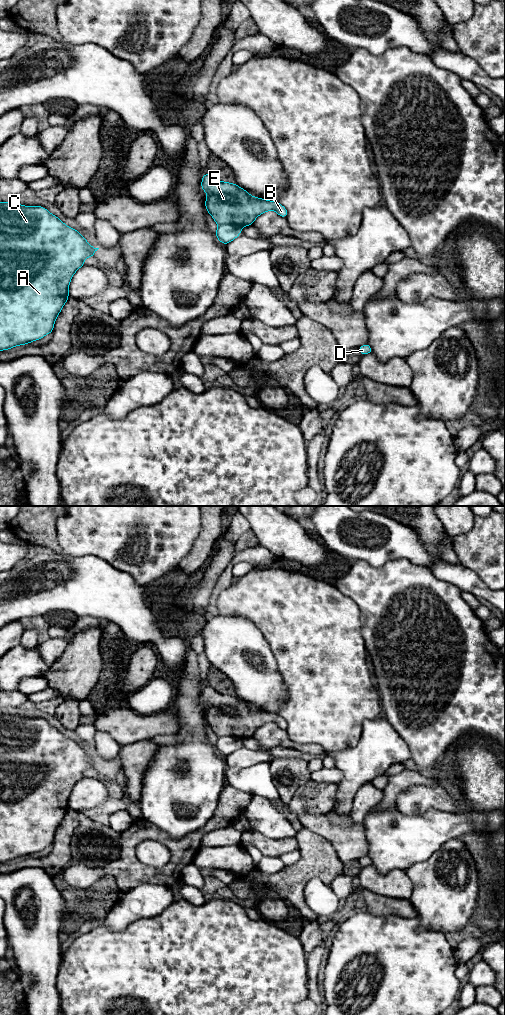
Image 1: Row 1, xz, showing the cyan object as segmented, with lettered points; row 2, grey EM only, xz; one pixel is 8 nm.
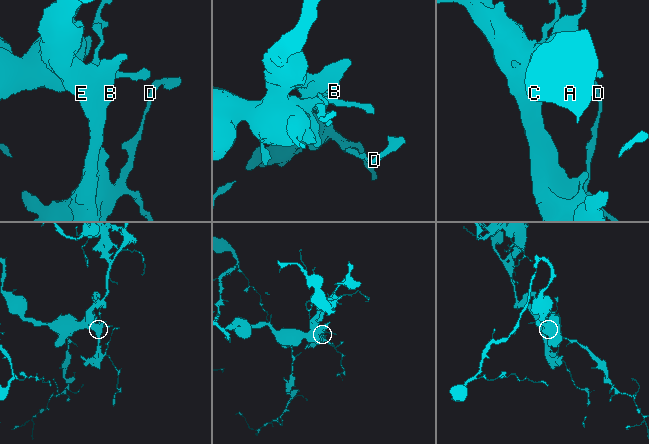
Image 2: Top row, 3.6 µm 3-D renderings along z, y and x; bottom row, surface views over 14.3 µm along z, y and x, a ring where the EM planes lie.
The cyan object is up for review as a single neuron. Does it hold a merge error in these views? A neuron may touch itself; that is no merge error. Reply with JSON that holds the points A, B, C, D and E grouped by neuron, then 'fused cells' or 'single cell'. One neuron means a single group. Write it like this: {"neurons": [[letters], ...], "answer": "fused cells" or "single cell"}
{"neurons": [["A", "C", "D"], ["B", "E"]], "answer": "fused cells"}

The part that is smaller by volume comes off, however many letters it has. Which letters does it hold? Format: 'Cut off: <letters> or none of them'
Cut off: B, E

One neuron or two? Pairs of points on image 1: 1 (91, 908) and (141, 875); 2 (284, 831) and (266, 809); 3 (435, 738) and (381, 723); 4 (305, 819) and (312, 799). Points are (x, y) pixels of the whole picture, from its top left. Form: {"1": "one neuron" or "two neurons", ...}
{"1": "two neurons", "2": "one neuron", "3": "two neurons", "4": "two neurons"}

